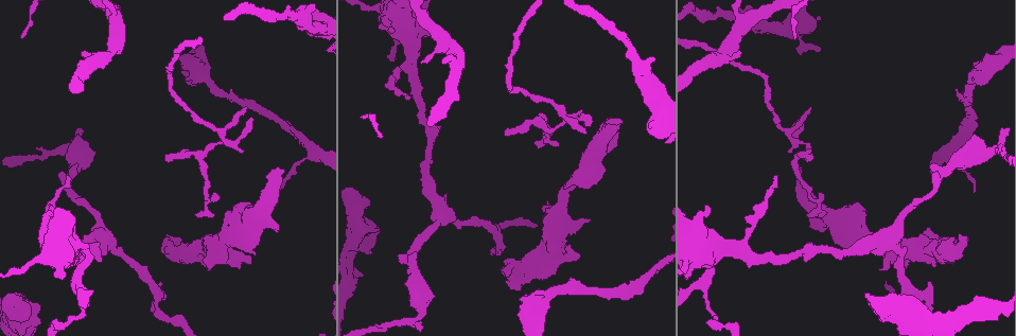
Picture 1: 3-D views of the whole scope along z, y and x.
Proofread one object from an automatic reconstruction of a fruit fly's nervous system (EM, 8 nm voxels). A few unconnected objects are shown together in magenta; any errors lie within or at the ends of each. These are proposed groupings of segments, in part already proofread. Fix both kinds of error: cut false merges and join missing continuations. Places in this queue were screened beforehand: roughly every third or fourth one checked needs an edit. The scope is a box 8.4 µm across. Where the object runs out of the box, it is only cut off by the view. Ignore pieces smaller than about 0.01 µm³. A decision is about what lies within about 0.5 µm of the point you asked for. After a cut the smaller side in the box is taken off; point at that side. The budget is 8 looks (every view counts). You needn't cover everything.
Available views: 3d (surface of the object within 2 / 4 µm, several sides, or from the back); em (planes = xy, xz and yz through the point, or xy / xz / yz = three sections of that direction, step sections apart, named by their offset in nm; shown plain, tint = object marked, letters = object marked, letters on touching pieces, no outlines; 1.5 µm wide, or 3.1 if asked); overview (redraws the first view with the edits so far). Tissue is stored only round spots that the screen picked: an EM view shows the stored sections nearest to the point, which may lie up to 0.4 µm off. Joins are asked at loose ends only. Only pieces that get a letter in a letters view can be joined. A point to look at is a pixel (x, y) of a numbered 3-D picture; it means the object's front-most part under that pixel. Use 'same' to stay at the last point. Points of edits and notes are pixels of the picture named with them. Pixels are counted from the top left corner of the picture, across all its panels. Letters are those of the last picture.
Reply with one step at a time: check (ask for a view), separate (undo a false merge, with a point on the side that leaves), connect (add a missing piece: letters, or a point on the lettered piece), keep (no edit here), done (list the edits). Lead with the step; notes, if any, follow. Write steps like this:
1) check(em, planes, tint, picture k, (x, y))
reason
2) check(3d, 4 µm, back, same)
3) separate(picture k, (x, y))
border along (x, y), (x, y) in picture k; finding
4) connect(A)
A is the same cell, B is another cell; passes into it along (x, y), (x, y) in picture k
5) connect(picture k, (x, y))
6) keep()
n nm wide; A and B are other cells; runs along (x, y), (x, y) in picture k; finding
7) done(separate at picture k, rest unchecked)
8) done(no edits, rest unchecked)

check(em, yz, step 4, letters, picture 1, (930, 230))
free end

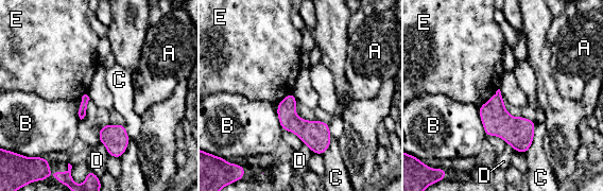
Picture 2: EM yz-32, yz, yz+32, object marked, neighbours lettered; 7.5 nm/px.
keep()
A, B, C, D and E are other cells; none of them fits

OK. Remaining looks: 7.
check(3d, 2 µm, back, picture 1, (801, 168))
thick end

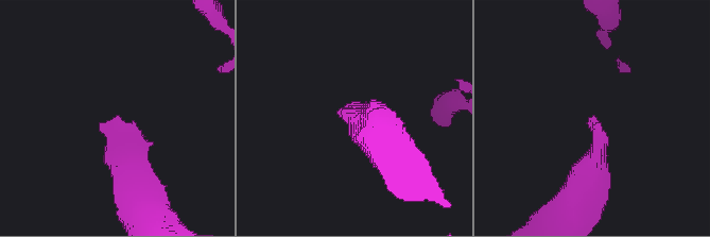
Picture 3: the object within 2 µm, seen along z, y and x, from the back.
check(em, planes, plain, picture 3, (595, 125))
need the tissue

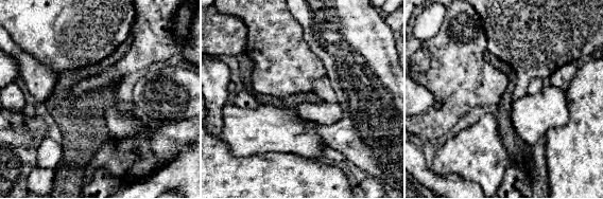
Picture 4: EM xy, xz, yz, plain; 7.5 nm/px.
check(em, planes, letters, same)

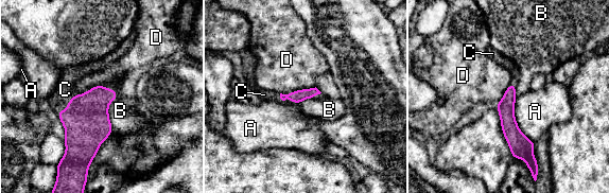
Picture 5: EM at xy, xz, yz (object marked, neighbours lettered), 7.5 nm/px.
connect(C)
C is the same cell, A, B and D are other cells; it goes on there

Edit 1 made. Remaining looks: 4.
check(3d, 4 µm, picture 1, (426, 33))

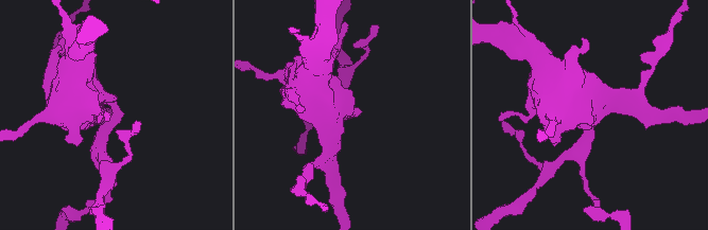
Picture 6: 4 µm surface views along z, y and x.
check(em, planes, tint, picture 6, (360, 113))
now the EM

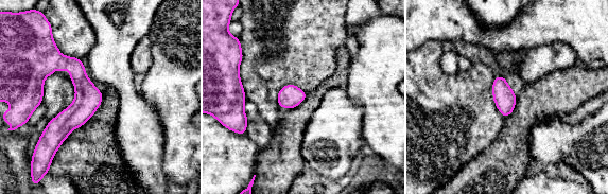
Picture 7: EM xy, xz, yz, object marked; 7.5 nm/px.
check(em, planes, letters, same)

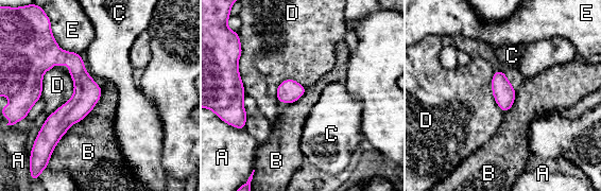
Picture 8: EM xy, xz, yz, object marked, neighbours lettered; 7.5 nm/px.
keep()
A, B, C, D and E are other cells; no lettered piece goes on from it

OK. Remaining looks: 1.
done(connect at picture 5, rest unchecked)

